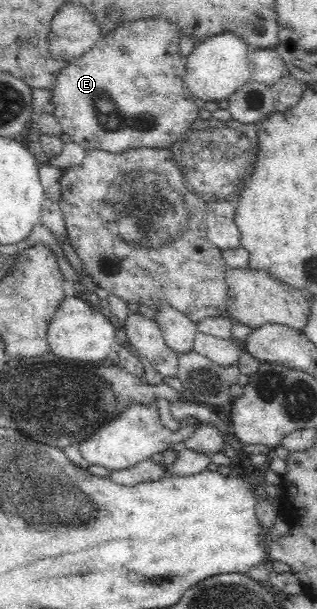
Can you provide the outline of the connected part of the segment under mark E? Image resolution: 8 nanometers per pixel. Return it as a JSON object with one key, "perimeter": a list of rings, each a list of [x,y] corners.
{"perimeter":[[[142,18],[114,28],[90,50],[68,61],[50,98],[63,133],[84,149],[111,153],[138,147],[170,149],[200,112],[197,98],[183,81],[186,57],[179,53],[179,40],[173,22]]]}

